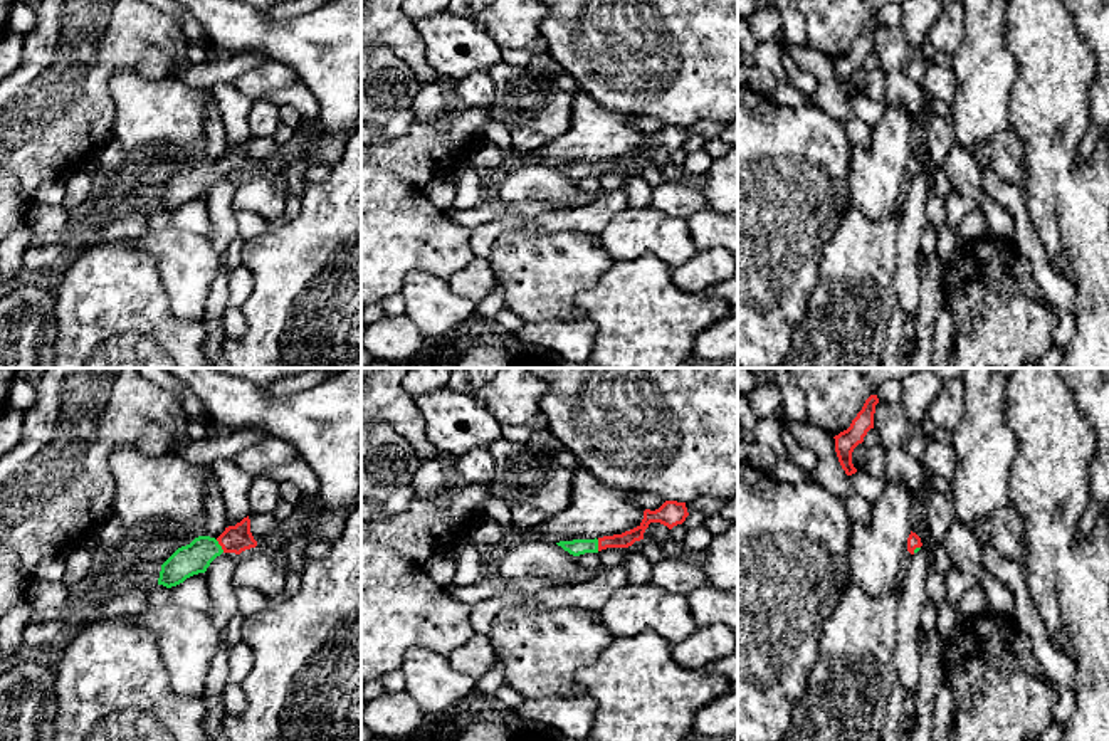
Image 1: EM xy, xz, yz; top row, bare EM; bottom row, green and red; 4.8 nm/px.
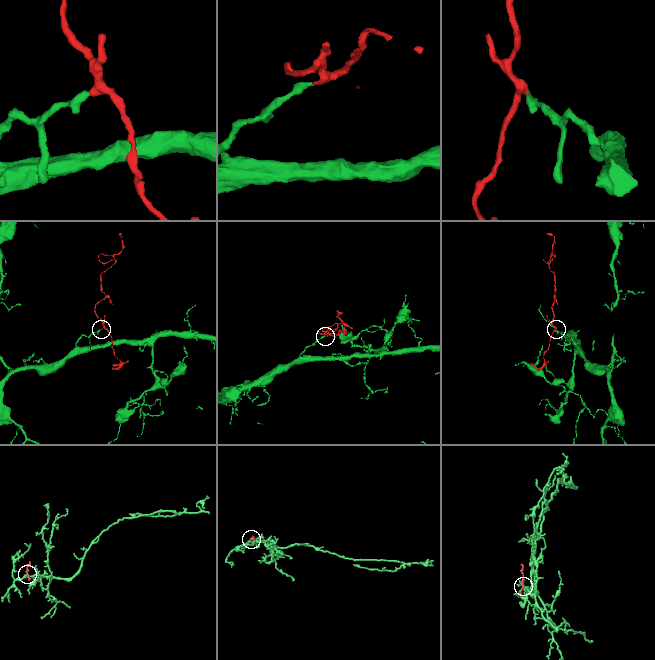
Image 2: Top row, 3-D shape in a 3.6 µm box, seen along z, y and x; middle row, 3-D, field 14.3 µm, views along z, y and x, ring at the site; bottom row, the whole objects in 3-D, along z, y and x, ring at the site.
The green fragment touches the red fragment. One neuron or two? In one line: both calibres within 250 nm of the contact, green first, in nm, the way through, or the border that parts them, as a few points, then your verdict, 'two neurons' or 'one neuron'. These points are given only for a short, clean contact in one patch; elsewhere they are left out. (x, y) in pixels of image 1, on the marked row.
150/130 nm | across xy (194, 558), (207, 548), (220, 546), (237, 538) | one neuron

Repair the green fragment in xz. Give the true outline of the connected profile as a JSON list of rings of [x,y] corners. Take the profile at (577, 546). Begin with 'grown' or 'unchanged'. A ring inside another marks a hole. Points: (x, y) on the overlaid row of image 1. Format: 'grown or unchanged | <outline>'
grown | [[[665,501],[655,511],[645,509],[642,523],[630,531],[625,531],[622,534],[613,534],[613,536],[603,536],[598,539],[595,538],[595,539],[560,541],[556,544],[573,556],[580,556],[585,553],[598,553],[607,548],[628,548],[635,541],[644,539],[644,533],[650,523],[660,523],[669,529],[672,529],[674,526],[682,524],[687,516],[689,512],[686,502]]]

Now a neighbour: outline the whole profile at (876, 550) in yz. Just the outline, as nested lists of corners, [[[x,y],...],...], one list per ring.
[[[884,482],[884,492],[872,506],[870,521],[852,521],[849,543],[850,581],[872,596],[894,591],[899,565],[911,534],[911,492],[901,482]]]

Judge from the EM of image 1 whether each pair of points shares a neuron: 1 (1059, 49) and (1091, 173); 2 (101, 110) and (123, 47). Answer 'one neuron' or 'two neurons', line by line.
1: one neuron
2: one neuron

